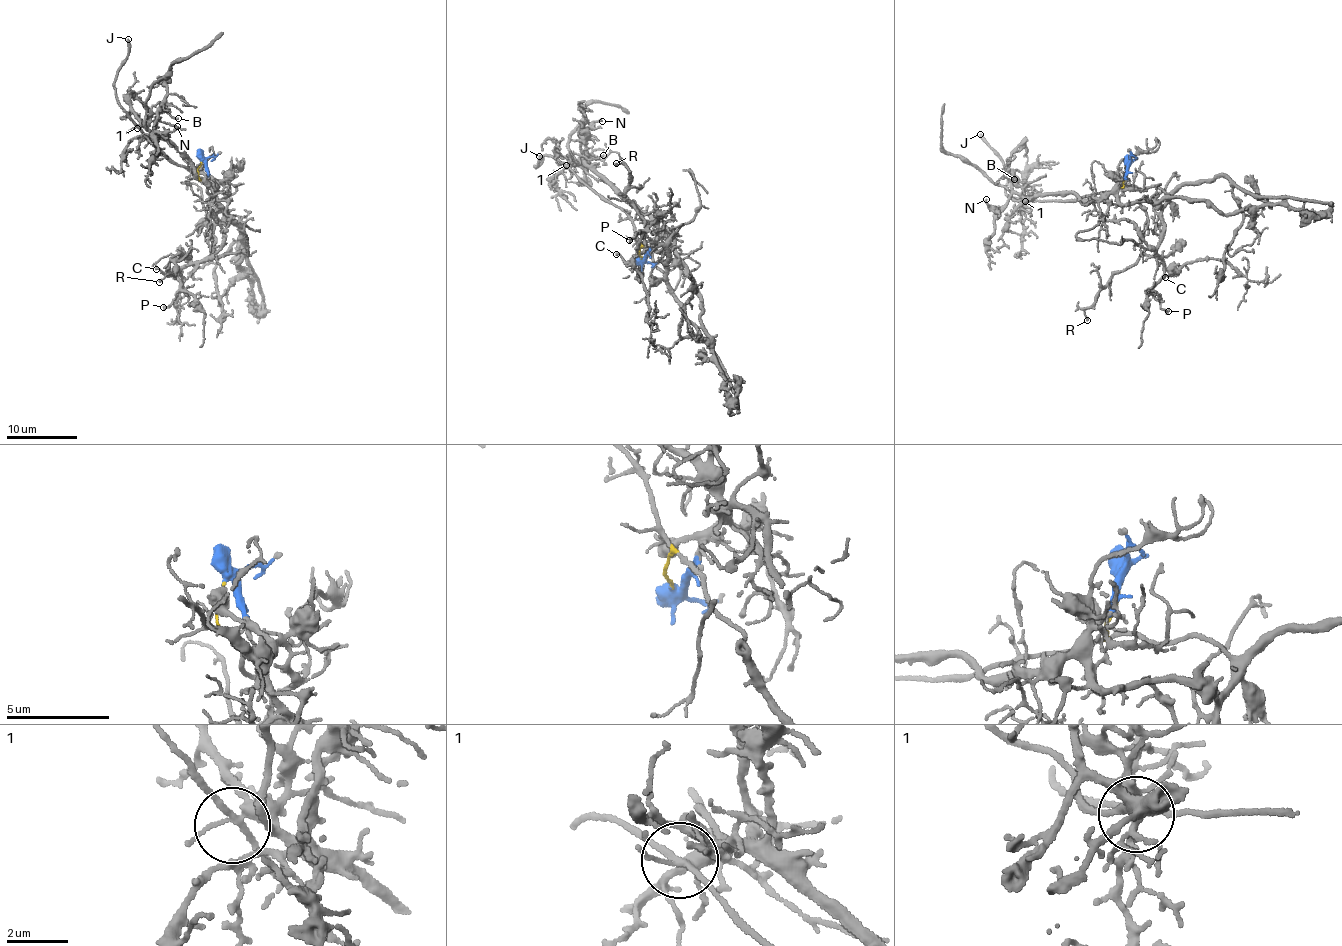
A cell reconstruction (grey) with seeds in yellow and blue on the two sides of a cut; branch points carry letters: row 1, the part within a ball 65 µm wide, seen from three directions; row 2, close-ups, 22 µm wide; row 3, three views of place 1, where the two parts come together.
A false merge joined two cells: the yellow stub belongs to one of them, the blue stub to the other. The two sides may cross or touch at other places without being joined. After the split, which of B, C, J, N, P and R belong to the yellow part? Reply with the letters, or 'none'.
C, J, P, R

